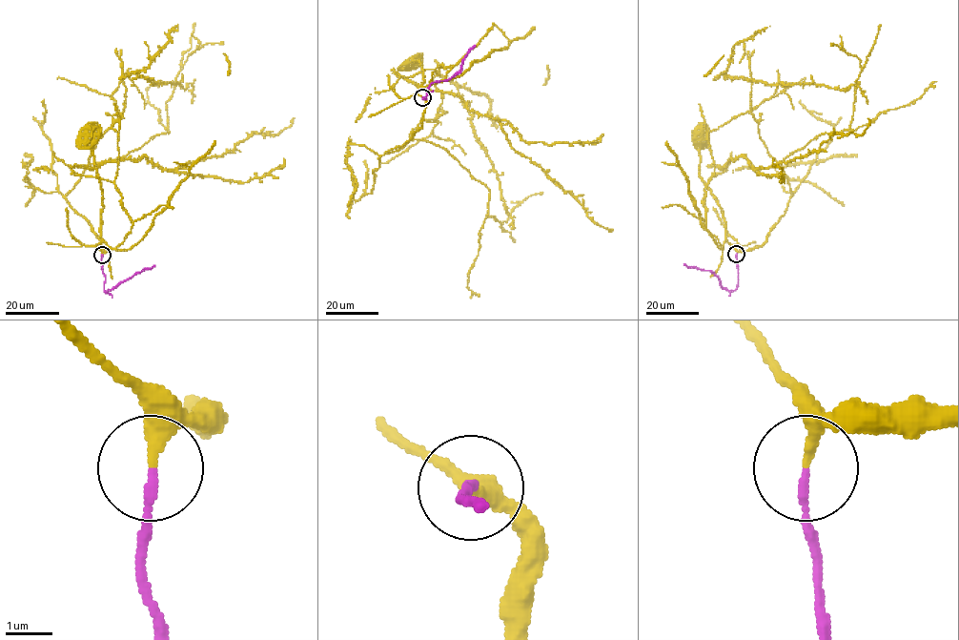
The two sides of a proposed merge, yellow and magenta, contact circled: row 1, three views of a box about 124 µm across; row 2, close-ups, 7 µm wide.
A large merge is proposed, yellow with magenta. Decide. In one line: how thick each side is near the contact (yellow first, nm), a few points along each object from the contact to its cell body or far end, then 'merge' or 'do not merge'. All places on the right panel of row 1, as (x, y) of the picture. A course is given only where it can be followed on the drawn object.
280/160 nm | yellow via (736, 254), (725, 239), (723, 211), (700, 174), (700, 150), (705, 144), (704, 134), (700, 128) | magenta via (736, 254), (738, 284), (735, 290), (722, 287), (719, 279), (709, 271), (683, 263) | merge

